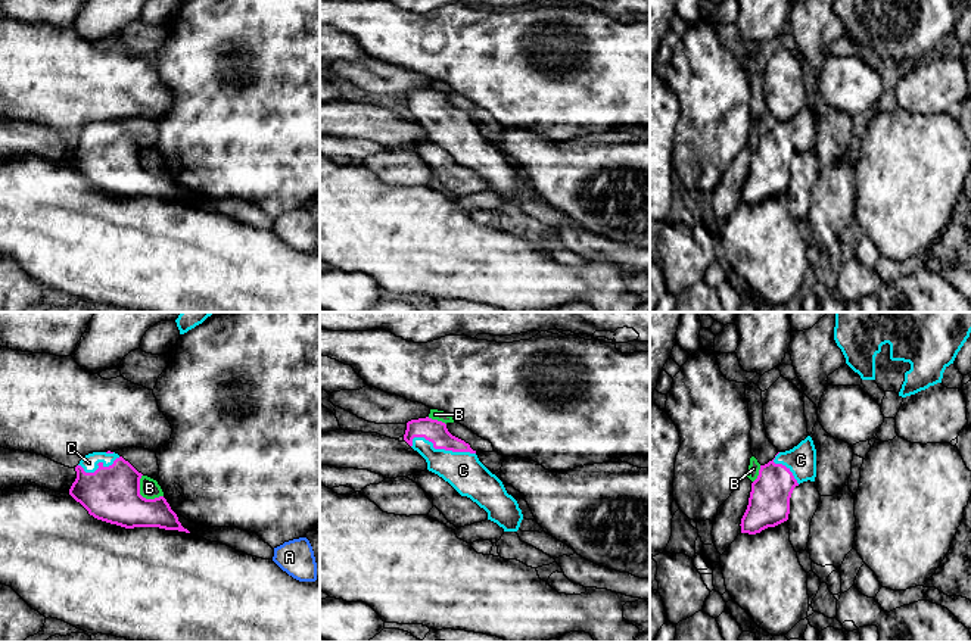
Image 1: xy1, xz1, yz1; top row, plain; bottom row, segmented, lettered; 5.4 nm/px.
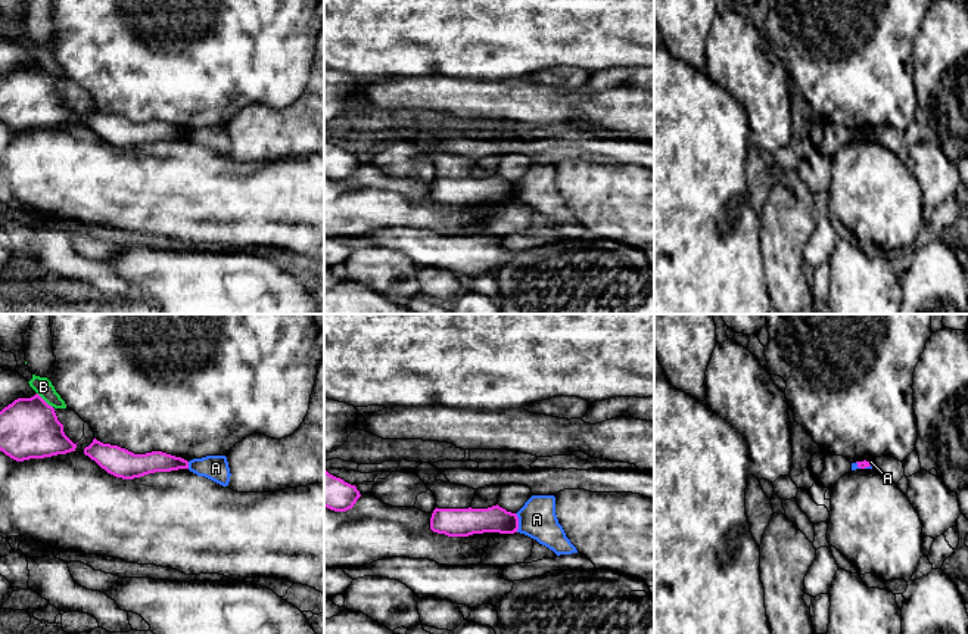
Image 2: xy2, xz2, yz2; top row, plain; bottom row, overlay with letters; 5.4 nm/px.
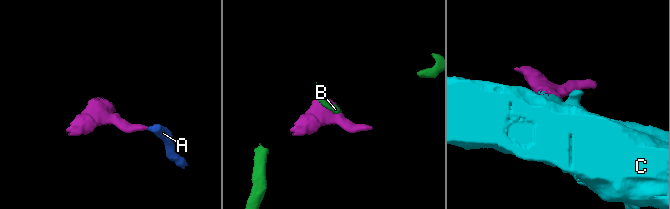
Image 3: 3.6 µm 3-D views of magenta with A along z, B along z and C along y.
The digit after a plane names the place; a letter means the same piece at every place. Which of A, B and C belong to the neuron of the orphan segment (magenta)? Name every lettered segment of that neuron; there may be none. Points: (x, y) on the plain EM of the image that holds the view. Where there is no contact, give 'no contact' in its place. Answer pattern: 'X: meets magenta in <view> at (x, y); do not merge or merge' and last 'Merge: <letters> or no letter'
A: meets magenta in xz2 at (517, 192); do not merge
B: meets magenta in xy1 at (140, 165); do not merge
C: meets magenta in xz1 at (442, 118); merge
Merge: C

